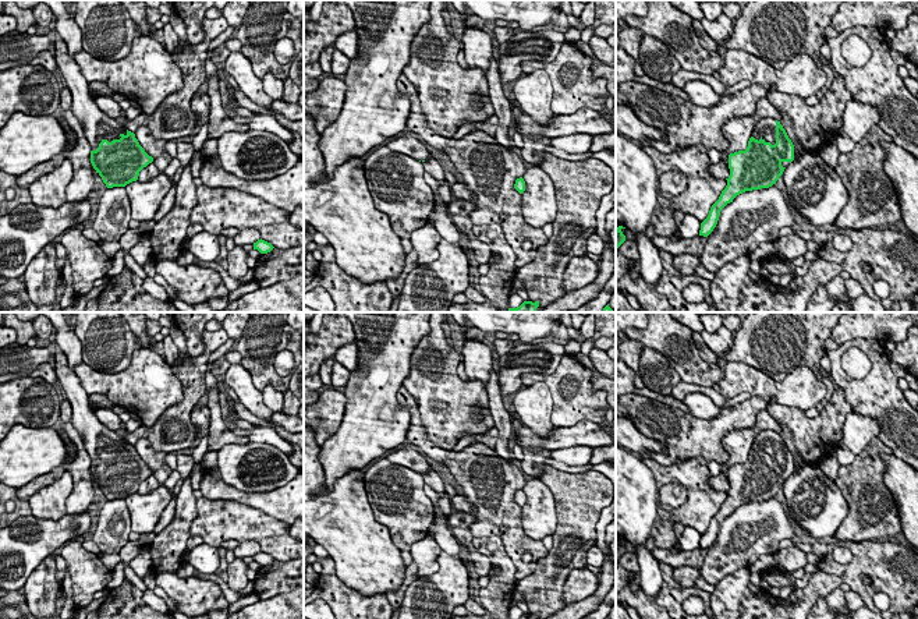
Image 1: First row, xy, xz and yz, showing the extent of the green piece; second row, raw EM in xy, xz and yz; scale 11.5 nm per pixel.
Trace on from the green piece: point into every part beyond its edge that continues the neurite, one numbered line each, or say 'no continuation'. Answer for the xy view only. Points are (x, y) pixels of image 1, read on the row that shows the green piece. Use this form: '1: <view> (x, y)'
1: xy (96, 126)

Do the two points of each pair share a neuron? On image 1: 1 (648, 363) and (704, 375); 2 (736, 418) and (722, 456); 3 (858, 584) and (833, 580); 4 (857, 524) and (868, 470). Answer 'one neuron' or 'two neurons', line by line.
1: two neurons
2: one neuron
3: two neurons
4: one neuron

